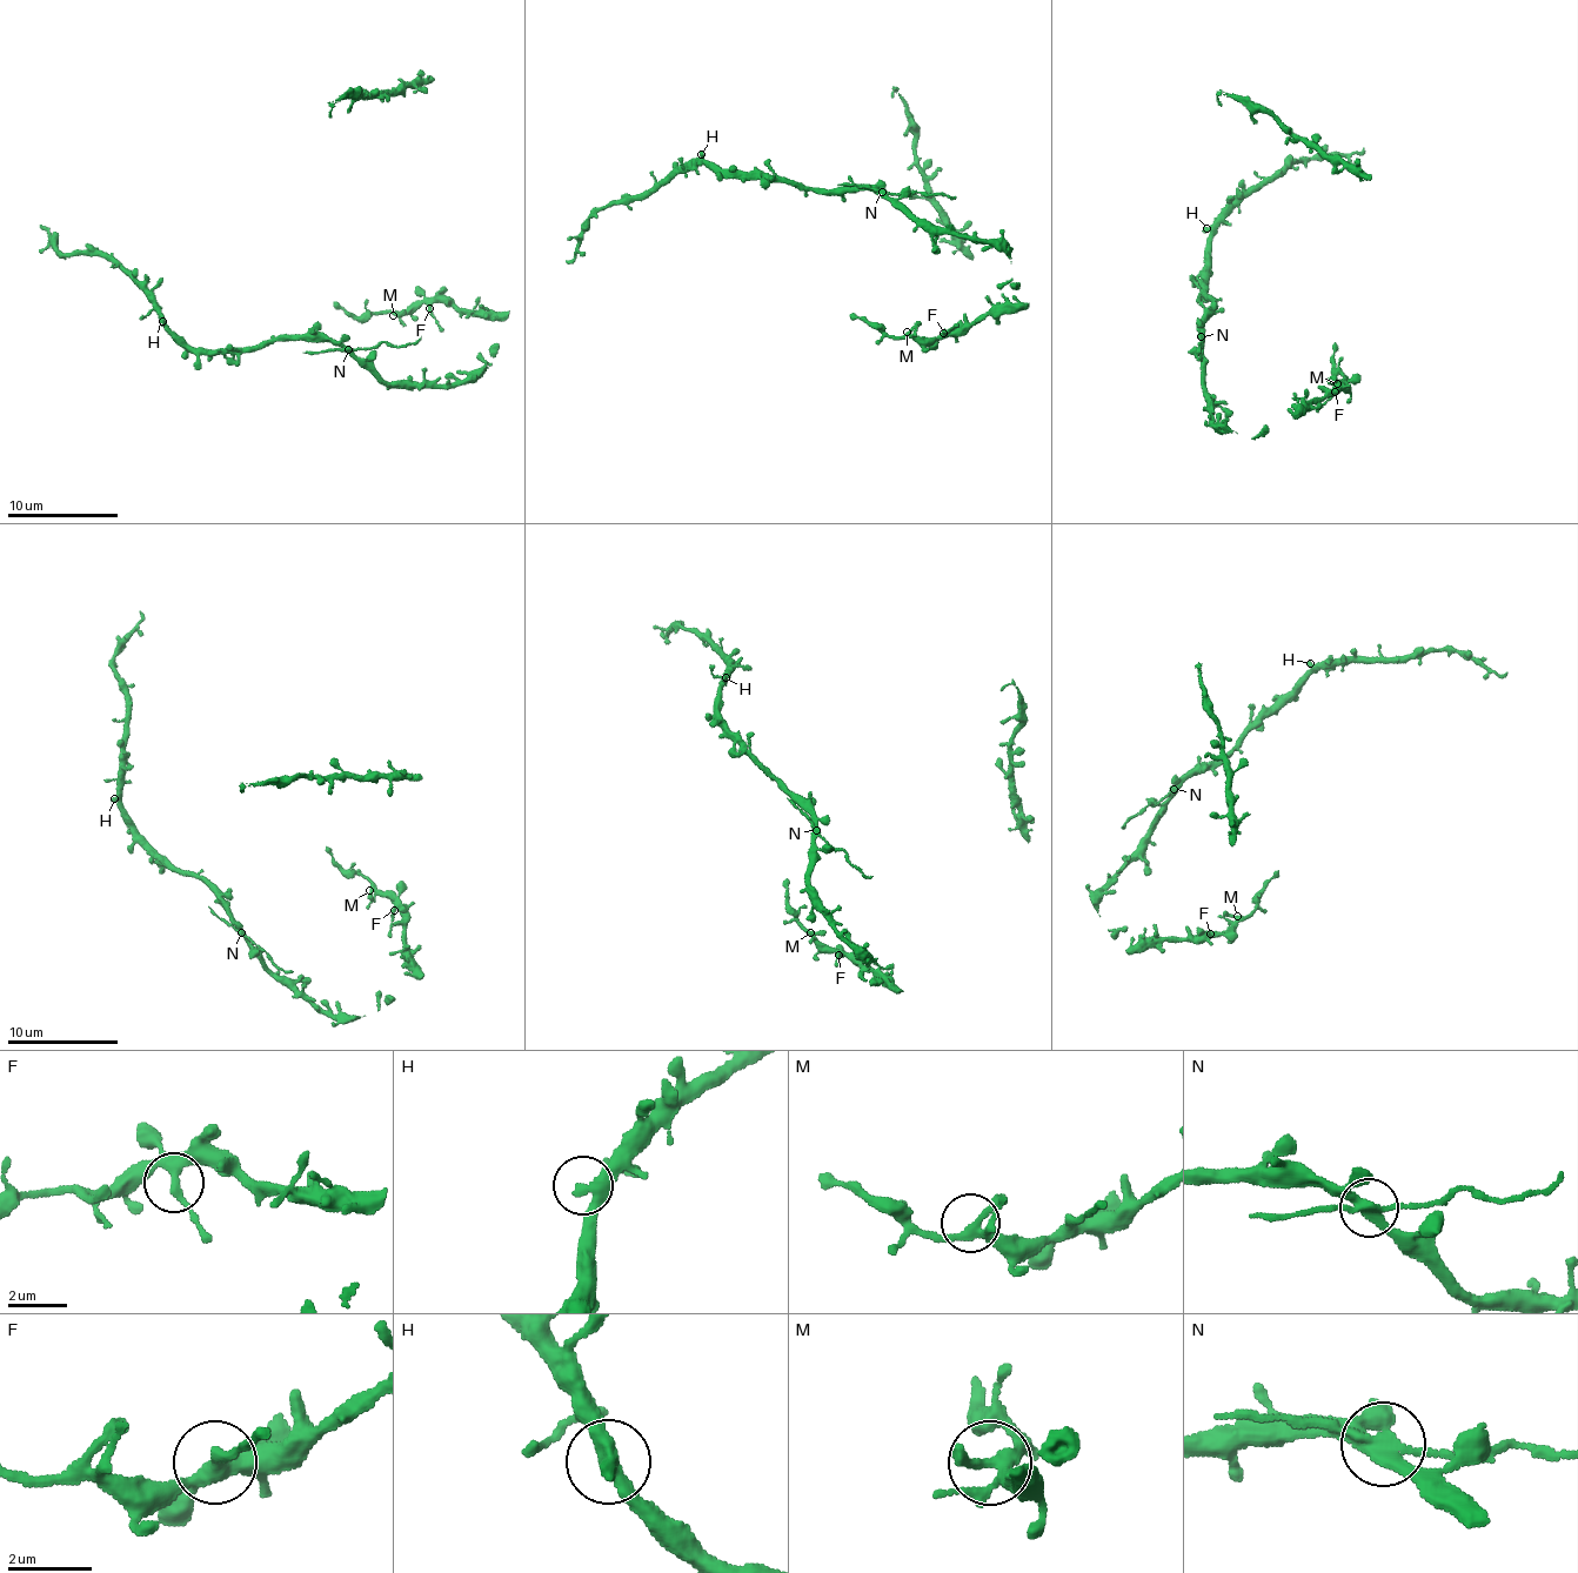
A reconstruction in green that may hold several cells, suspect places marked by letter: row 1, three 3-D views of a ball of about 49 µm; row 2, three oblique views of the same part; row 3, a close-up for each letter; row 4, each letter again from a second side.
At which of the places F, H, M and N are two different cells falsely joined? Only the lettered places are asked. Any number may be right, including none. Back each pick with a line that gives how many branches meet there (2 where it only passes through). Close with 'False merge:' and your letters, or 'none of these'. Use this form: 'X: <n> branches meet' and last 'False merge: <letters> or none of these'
N: 5 branches meet
False merge: N

